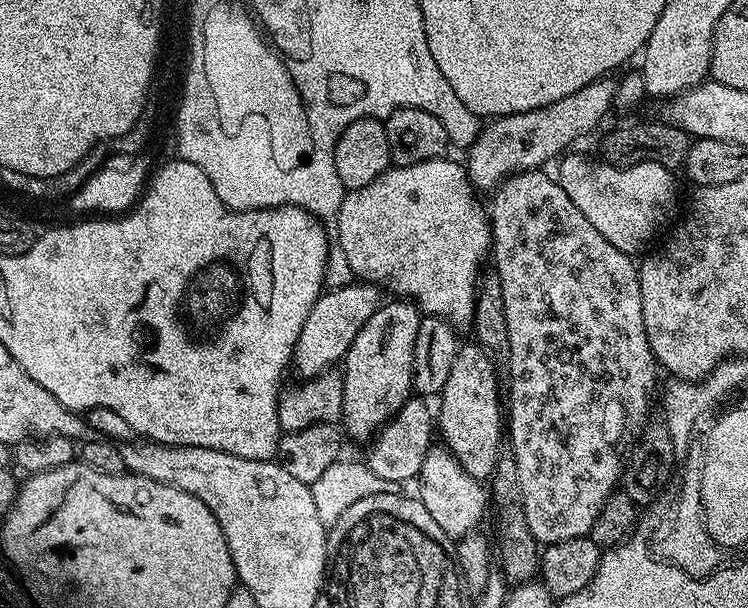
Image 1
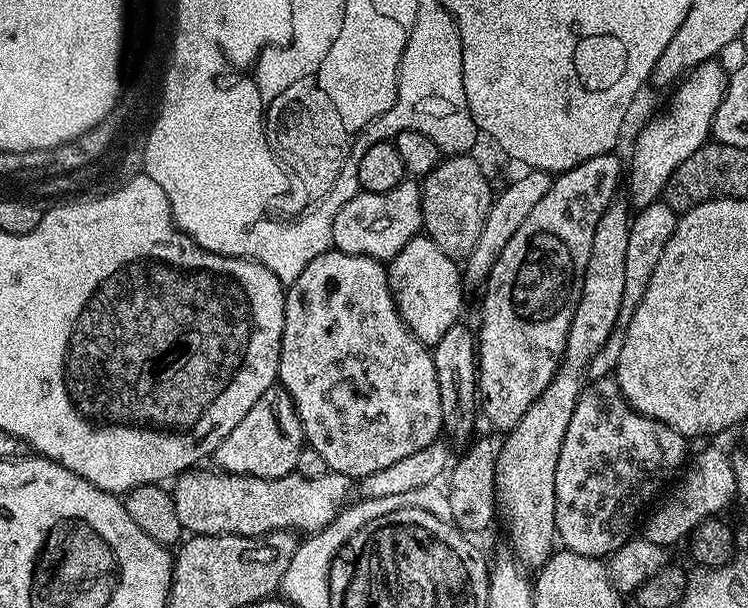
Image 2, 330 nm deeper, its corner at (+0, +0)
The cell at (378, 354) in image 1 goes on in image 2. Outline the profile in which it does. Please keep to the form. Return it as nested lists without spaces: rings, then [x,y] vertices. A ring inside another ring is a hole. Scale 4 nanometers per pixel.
[[[427,235],[415,236],[393,260],[387,261],[388,285],[396,297],[396,309],[404,325],[429,346],[434,346],[461,319],[460,307],[464,304],[462,272],[457,261],[451,260]]]

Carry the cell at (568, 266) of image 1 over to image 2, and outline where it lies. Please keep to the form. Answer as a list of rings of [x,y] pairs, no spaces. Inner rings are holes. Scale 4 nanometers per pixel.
[[[615,378],[589,383],[574,406],[574,418],[570,418],[570,426],[566,426],[562,454],[558,454],[558,470],[554,470],[556,535],[559,543],[567,551],[583,556],[607,558],[617,552],[626,541],[633,539],[635,516],[655,498],[656,491],[676,471],[677,475],[685,467],[690,456],[688,444],[689,441],[678,430],[634,411]]]

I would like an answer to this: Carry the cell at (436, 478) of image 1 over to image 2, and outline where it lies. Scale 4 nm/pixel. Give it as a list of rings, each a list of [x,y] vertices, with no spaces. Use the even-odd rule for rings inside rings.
[[[458,322],[442,334],[442,338],[431,349],[434,358],[434,370],[438,374],[438,398],[442,398],[442,428],[453,441],[464,440],[468,442],[473,439],[472,427],[478,420],[478,336],[464,325]]]

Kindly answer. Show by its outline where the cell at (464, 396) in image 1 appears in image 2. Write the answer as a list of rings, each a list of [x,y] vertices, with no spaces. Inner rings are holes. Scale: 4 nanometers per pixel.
[[[607,152],[598,158],[590,158],[569,172],[561,172],[546,190],[542,202],[530,210],[530,218],[518,226],[518,234],[506,242],[506,250],[494,262],[494,270],[488,276],[484,292],[484,309],[480,312],[478,327],[478,396],[482,401],[482,416],[496,428],[511,430],[530,410],[530,406],[550,386],[560,369],[564,357],[566,338],[578,298],[583,289],[583,276],[589,261],[594,239],[592,224],[598,220],[617,195],[616,187],[622,184],[622,168],[616,154]]]

